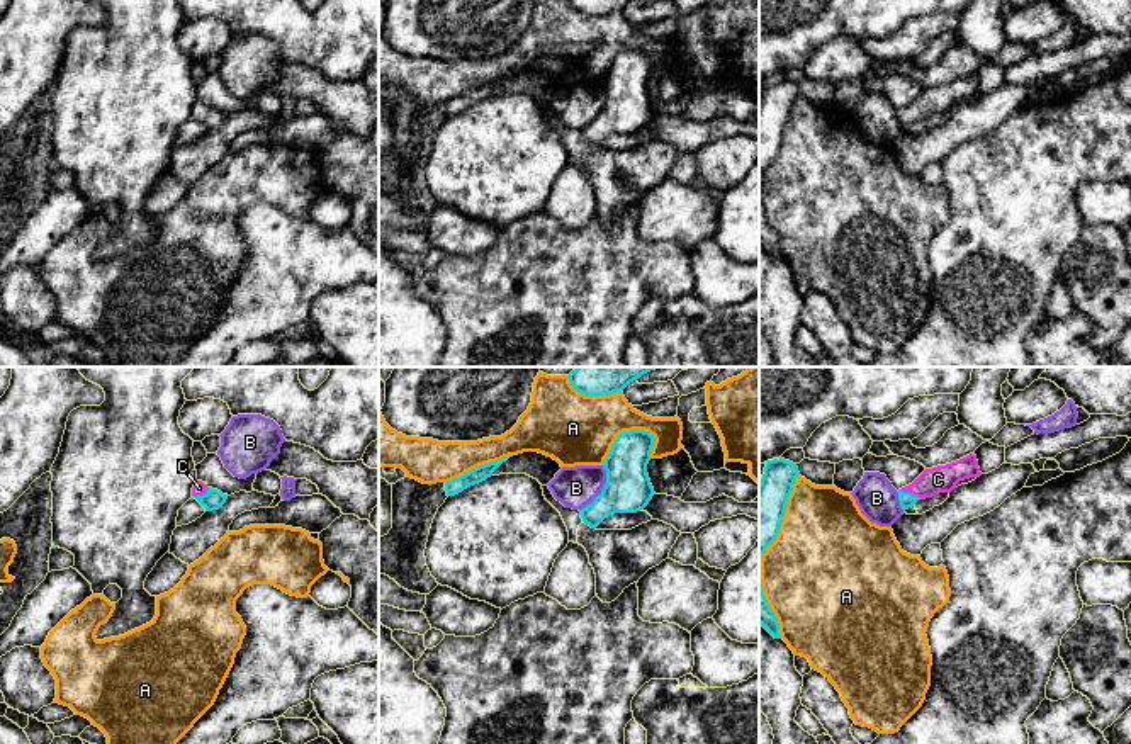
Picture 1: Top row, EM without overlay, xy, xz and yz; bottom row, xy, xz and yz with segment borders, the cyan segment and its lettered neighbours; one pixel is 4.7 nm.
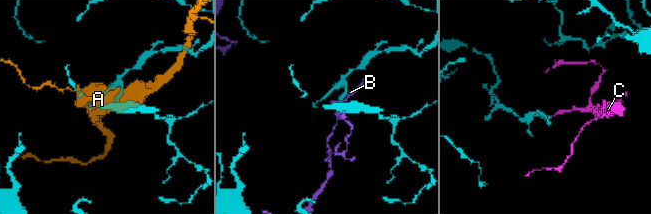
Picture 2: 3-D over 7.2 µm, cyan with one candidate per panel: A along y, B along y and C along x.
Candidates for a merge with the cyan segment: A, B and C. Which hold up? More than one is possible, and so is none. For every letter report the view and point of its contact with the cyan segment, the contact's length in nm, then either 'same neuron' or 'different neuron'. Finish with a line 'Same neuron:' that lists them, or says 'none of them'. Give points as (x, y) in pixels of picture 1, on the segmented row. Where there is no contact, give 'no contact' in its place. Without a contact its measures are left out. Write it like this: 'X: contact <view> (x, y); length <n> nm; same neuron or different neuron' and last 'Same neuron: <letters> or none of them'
A: contact xz (624, 432); length 300 nm; different neuron
B: contact xz (603, 490); length 240 nm; different neuron
C: contact yz (909, 493); length 120 nm; same neuron
Same neuron: C

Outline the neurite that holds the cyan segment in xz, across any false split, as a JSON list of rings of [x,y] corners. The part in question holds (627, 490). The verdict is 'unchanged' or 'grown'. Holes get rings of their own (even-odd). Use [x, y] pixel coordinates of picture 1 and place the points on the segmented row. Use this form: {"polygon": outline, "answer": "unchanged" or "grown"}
{"polygon": [[[644,430],[616,437],[603,464],[606,484],[601,494],[579,510],[586,525],[596,528],[610,515],[637,513],[649,504],[656,494],[647,474],[654,442],[654,435]]], "answer": "unchanged"}

